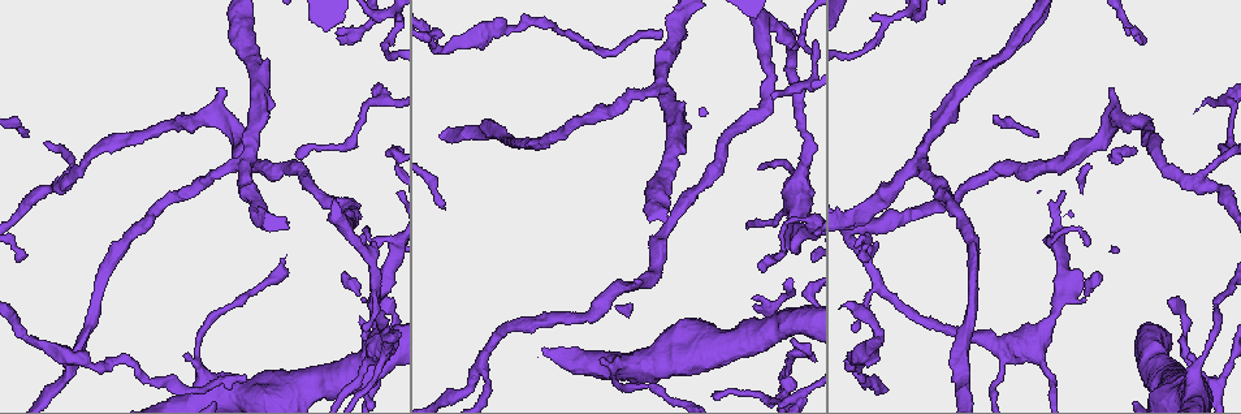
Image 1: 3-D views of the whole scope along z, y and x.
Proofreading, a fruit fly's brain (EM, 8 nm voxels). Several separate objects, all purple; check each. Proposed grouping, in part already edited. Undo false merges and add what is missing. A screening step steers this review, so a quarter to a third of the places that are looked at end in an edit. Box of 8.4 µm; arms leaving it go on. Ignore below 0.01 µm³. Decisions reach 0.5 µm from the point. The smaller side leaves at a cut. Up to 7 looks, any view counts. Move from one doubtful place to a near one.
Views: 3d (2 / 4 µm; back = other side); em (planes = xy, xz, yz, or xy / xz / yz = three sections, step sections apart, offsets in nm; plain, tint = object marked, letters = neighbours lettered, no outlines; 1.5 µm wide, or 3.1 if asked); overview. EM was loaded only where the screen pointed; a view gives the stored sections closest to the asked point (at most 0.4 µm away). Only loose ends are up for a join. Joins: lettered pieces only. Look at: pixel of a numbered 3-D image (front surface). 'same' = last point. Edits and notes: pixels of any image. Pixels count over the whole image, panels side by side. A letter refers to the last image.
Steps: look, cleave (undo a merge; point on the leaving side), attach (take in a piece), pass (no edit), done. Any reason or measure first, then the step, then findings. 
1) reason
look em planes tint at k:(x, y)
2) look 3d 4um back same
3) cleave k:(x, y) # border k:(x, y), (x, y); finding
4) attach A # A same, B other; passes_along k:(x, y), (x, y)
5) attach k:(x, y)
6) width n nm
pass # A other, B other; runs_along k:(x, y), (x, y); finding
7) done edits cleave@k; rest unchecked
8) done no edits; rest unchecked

an open end
look em 3.1um planes letters at 1:(661, 32)

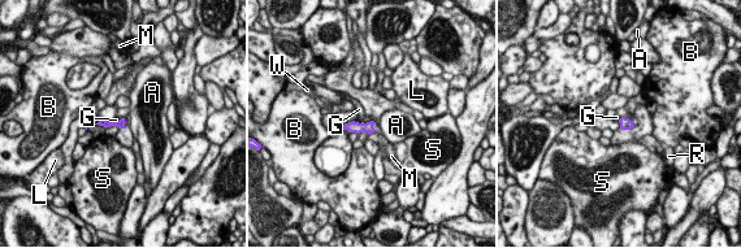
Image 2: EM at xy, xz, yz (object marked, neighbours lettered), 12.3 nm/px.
width 100 nm
attach R # A other, B other, G other, L other, M other, R same, S other, W other; passes_along 2:(354, 126), (373, 125), (376, 126); the cell continues

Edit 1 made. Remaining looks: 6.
look overview

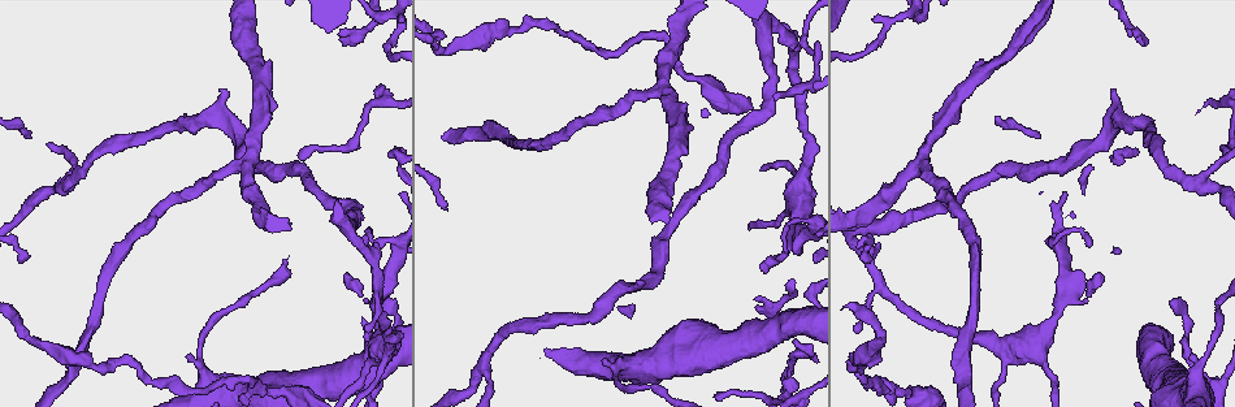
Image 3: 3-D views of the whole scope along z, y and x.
look 3d 4um at 3:(764, 269)

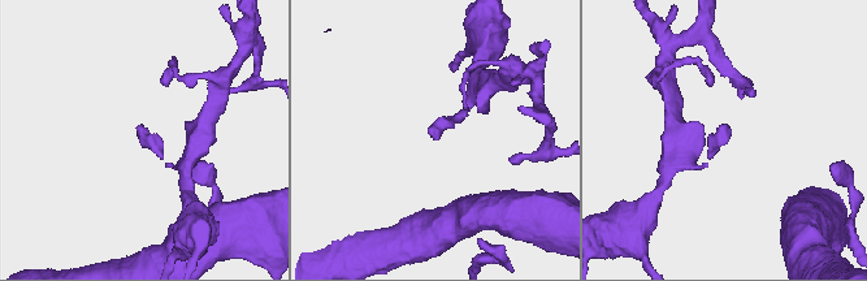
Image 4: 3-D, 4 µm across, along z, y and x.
shape alone is not enough
look em planes letters at 4:(141, 124)

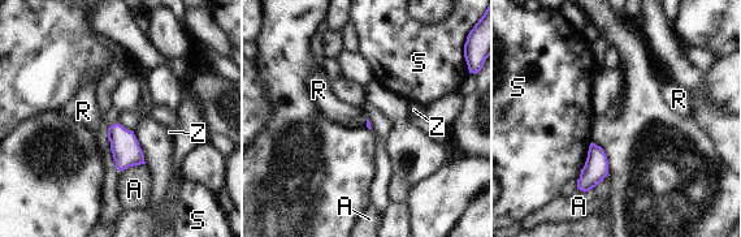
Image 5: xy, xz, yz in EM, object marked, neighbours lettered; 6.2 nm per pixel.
pass # A other, R other, S other, Z other; no lettered piece goes on from it

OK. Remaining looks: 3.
abrupt turn
look 3d 4um at 3:(864, 52)

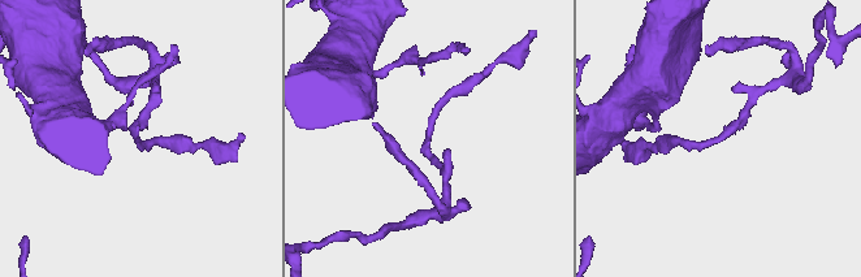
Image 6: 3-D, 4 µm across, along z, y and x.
shape alone is not enough
look em xz step 8 letters at 6:(139, 138)

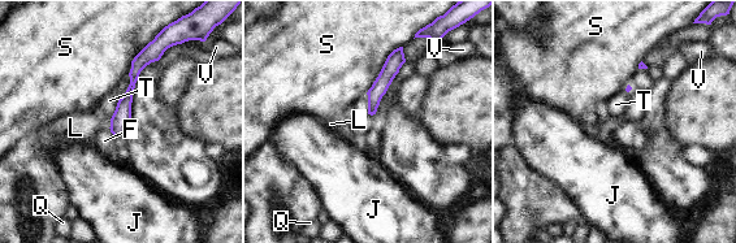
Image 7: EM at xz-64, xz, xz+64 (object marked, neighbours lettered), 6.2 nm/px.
pass # F other, J other, L other, Q other, S other, T other, V other; border 7:(112, 117), (108, 127); continuous, no second cell

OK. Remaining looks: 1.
done edits attach@2; rest unchecked

